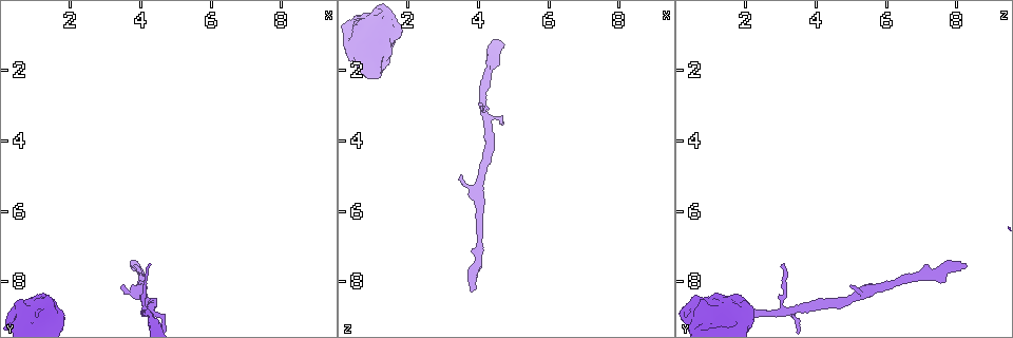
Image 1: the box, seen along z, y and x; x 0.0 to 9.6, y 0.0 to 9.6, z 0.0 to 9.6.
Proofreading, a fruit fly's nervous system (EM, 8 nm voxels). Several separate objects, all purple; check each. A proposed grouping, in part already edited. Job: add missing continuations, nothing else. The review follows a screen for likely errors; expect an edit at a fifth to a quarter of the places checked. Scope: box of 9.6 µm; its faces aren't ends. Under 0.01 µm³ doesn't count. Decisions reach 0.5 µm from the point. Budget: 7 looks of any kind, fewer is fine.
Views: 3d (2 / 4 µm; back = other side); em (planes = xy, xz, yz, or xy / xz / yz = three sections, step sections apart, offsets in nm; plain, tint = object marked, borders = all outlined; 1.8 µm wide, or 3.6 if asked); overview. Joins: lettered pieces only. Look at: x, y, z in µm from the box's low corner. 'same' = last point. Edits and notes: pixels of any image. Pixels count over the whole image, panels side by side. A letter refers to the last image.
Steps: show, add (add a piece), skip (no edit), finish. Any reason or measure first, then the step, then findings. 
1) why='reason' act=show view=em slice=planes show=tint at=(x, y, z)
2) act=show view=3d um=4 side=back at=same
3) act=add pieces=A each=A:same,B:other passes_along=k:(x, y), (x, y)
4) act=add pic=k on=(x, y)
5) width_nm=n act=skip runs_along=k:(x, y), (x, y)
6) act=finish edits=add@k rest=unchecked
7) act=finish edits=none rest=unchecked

why='stops while still wide' act=show view=em slice=planes show=borders at=(1.20, 8.40, 1.95)

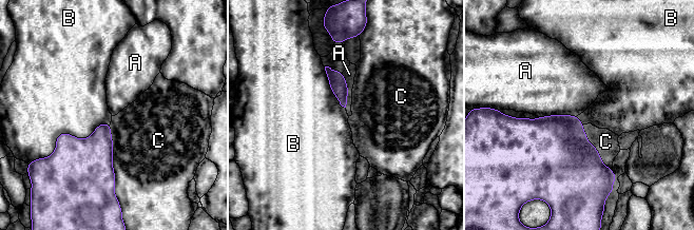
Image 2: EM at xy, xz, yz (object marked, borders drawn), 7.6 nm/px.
act=skip each=A:other,B:other,C:other border=2:(110, 122), (60, 133), (49, 156) found='no lettered piece goes on from it'

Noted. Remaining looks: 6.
why='thin neck' act=show view=em slice=xy step=8 show=tint at=(4.25, 9.10, 2.05)

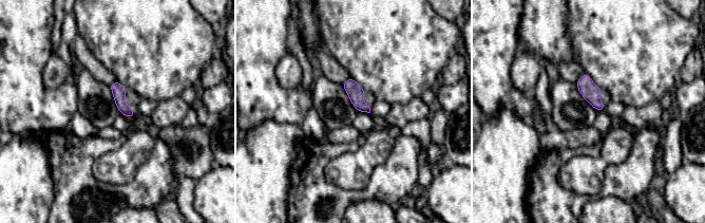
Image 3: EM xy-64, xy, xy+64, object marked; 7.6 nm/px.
why='another direction' act=show view=em slice=planes show=tint at=same

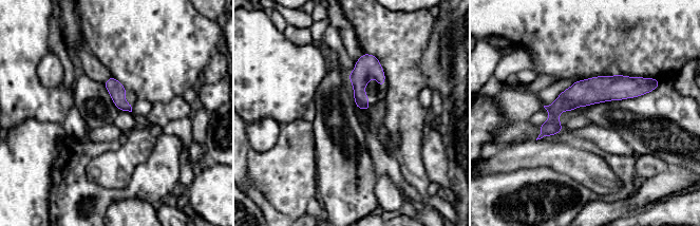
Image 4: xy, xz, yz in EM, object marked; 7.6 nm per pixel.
act=show view=em slice=planes show=borders at=same

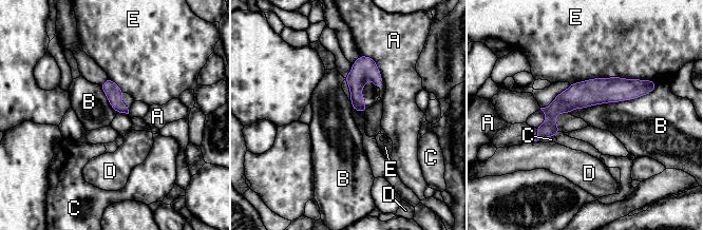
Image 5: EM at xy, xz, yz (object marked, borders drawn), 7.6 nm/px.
act=skip each=A:other,B:other,C:other,D:other,E:other border=5:(653, 89), (568, 113) found='none of them fits'

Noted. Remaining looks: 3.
why='free end' act=show view=em slice=planes show=tint at=(3.50, 8.20, 5.05)

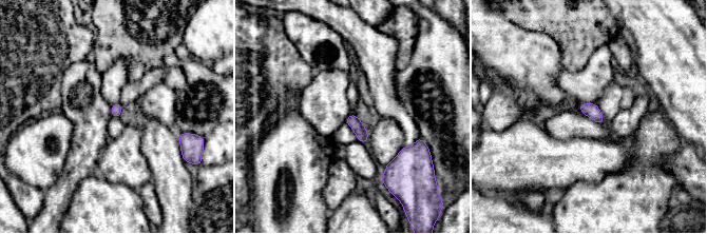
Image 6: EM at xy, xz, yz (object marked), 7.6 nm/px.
act=show view=em slice=planes show=borders at=same

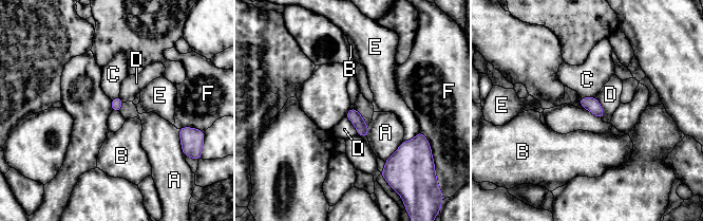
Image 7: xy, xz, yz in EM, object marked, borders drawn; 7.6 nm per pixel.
act=skip each=A:other,B:other,C:other,D:other,E:other,F:other border=7:(595, 96), (604, 112), (602, 118) found='no lettered piece goes on from it'

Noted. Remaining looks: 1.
act=finish edits=none rest=unchecked

